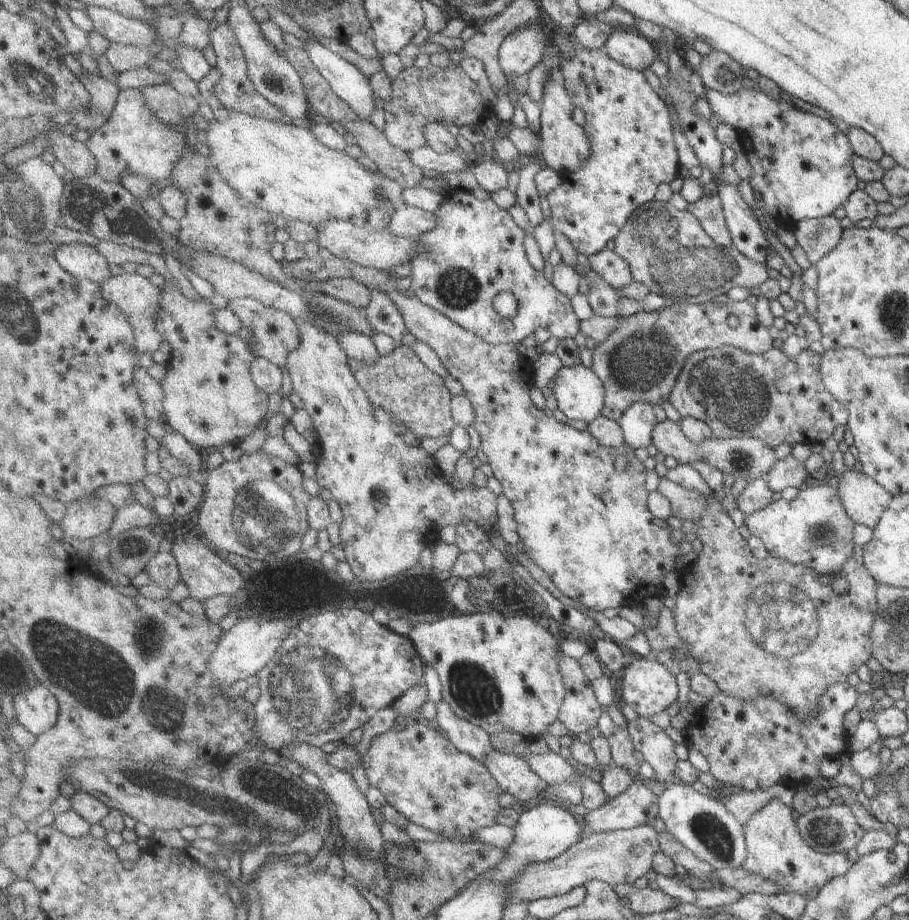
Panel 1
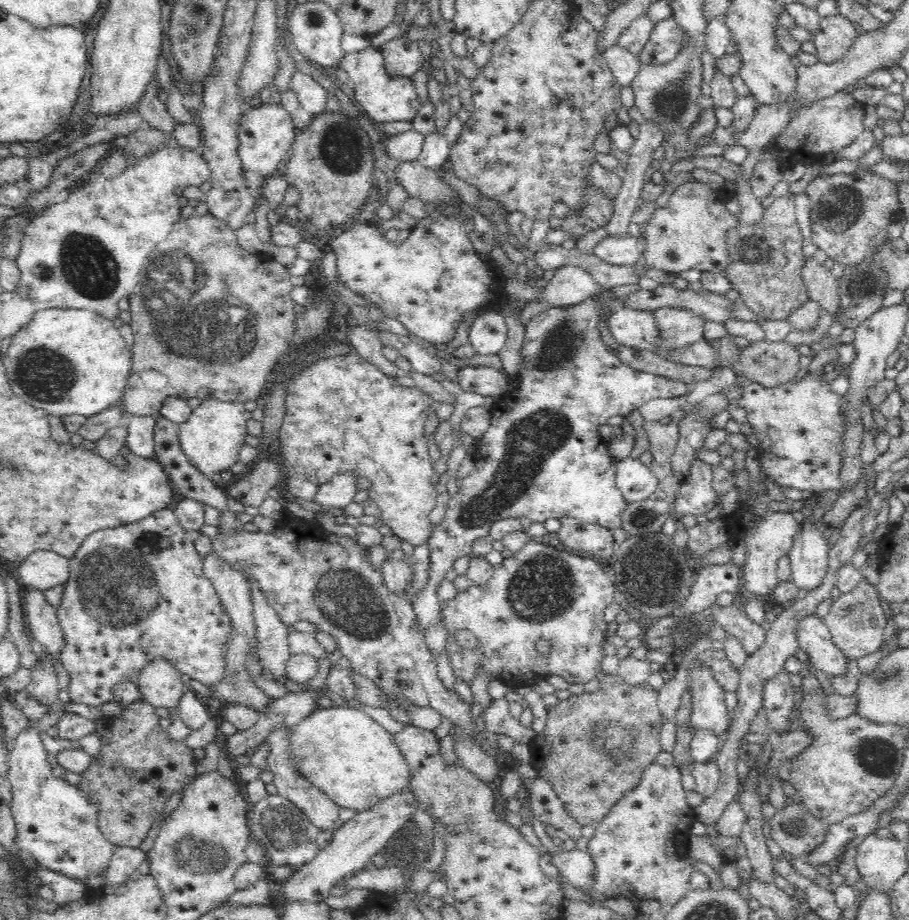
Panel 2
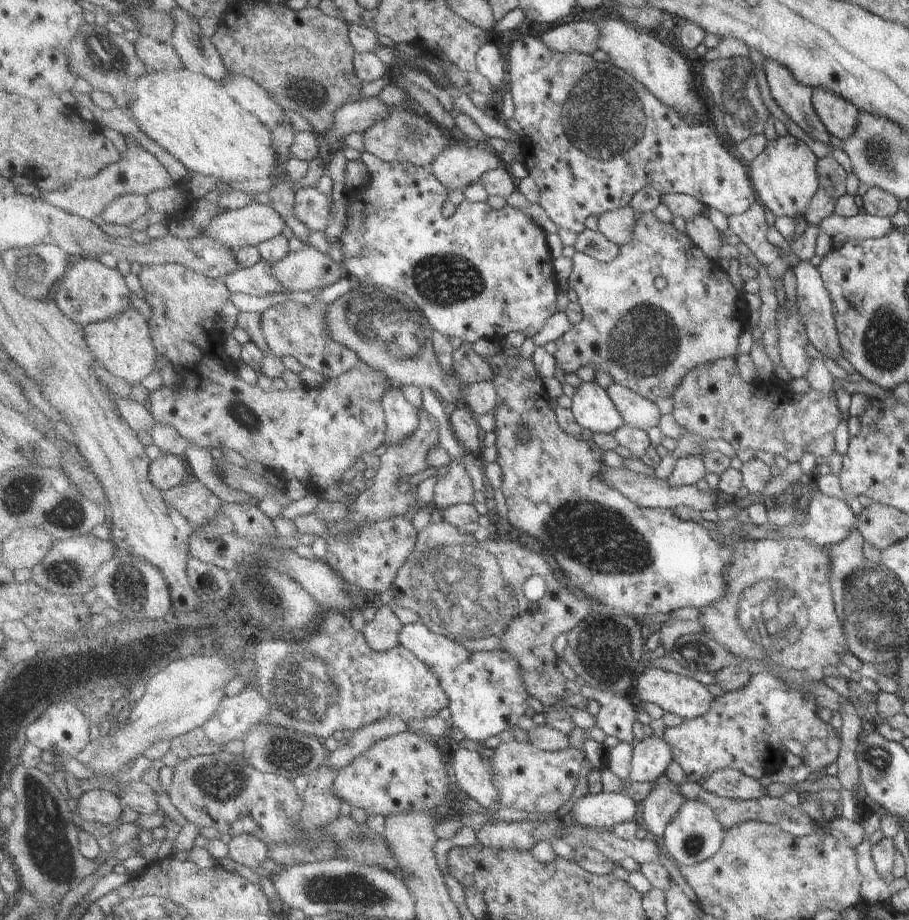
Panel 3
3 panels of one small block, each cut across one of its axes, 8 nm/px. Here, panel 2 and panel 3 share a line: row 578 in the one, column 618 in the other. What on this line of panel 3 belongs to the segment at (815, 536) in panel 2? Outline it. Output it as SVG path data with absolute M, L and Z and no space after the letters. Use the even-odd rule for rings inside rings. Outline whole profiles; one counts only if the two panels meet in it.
M605 792L588 794L578 799L569 820L593 829L611 829L634 821L638 814L637 800L625 793Z

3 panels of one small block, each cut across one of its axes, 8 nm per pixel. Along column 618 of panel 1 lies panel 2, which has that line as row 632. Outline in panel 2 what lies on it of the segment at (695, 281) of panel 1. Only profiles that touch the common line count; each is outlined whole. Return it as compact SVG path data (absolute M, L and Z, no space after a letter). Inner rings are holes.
M210 548L210 550L208 550L208 554L204 554L203 571L214 584L216 593L220 595L220 599L222 599L222 603L224 603L224 607L226 607L226 611L228 611L228 615L232 617L232 623L234 623L234 627L236 627L236 639L232 639L232 646L230 646L230 650L228 652L228 672L224 675L224 680L222 680L222 682L220 682L220 684L213 690L213 695L216 700L226 700L229 701L229 704L241 702L242 704L249 704L260 711L272 698L268 697L261 688L256 687L253 682L250 683L250 681L248 681L251 680L249 672L247 671L247 666L245 666L245 661L247 660L248 654L248 645L253 645L255 652L257 651L255 649L256 644L254 642L255 625L252 617L251 593L247 586L247 580L244 578L244 574L242 574L242 570L236 568L223 556L220 556L220 554L216 552L215 548Z

